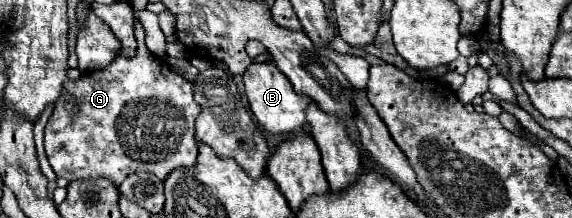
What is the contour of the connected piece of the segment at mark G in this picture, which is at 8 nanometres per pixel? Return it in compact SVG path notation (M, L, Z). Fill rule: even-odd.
M138 20L135 21L134 33L137 41L134 58L114 58L106 68L82 74L76 82L68 80L64 84L64 94L60 102L56 102L44 130L46 156L56 176L66 180L108 178L120 186L126 176L136 172L156 174L160 180L166 180L172 170L196 164L198 144L194 138L194 120L200 114L200 106L194 100L192 84L148 52L145 31ZM68 102L76 102L76 108L68 110Z

